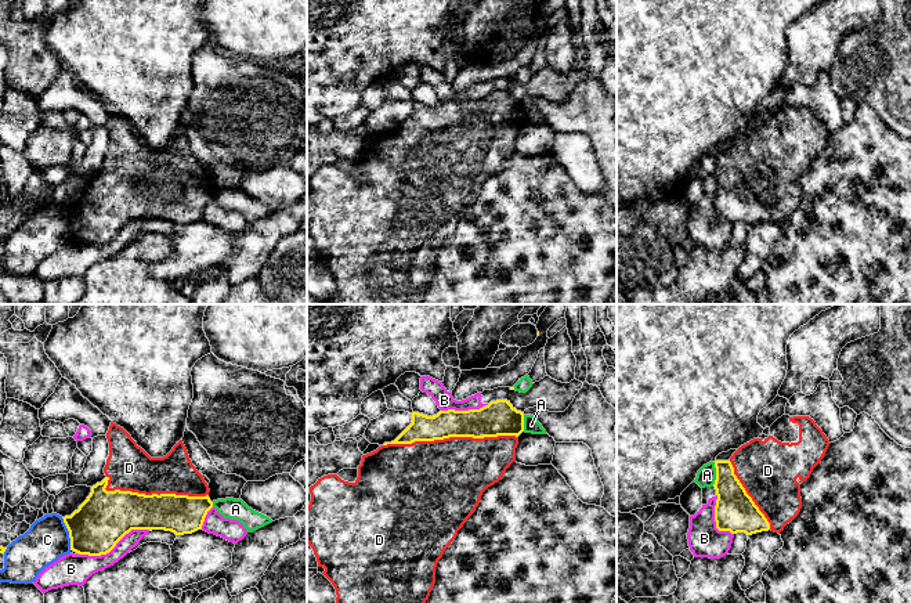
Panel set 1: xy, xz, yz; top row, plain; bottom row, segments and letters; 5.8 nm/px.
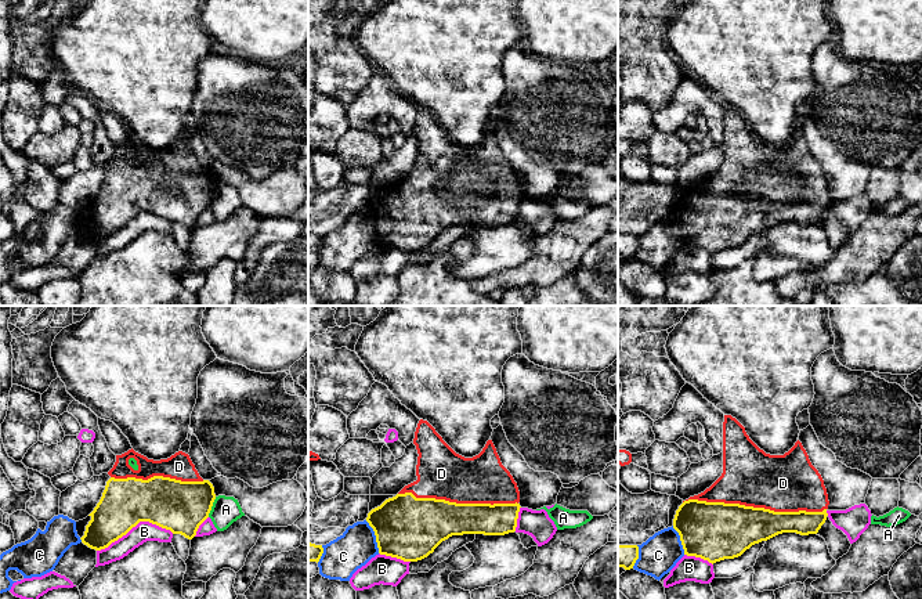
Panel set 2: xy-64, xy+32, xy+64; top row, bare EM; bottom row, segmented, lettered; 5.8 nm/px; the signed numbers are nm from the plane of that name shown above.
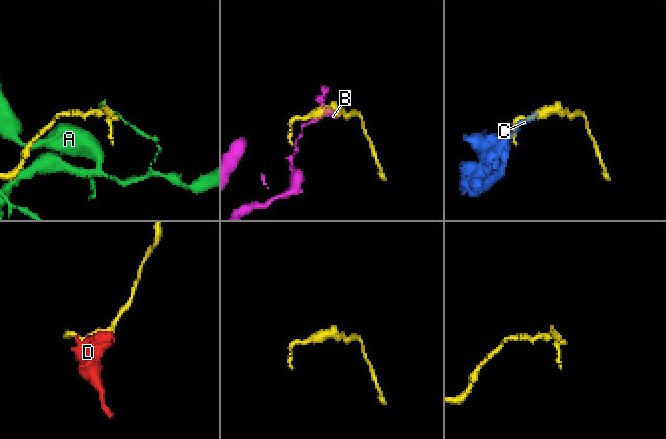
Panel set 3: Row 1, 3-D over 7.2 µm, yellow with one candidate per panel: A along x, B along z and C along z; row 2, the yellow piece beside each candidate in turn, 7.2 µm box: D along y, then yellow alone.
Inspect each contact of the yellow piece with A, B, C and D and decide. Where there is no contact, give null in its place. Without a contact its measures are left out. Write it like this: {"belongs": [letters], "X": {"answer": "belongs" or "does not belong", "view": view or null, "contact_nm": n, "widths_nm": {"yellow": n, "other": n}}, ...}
{"belongs": ["D"], "A": {"answer": "does not belong", "view": "yz", "contact_nm": 140, "widths_nm": {"yellow": 240, "other": 110}}, "B": {"answer": "does not belong", "view": "xy", "contact_nm": 440, "widths_nm": {"yellow": 300, "other": 170}}, "C": {"answer": "does not belong", "view": "xy", "contact_nm": 200, "widths_nm": {"yellow": 300, "other": 260}}, "D": {"answer": "belongs", "view": "xz", "contact_nm": 800, "widths_nm": {"yellow": 190, "other": 460}}}

